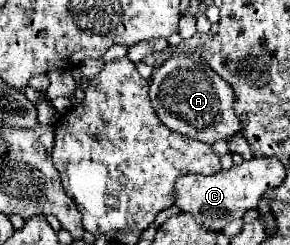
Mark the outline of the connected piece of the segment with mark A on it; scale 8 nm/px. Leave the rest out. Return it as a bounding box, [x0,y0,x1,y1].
[150,57,240,143]

